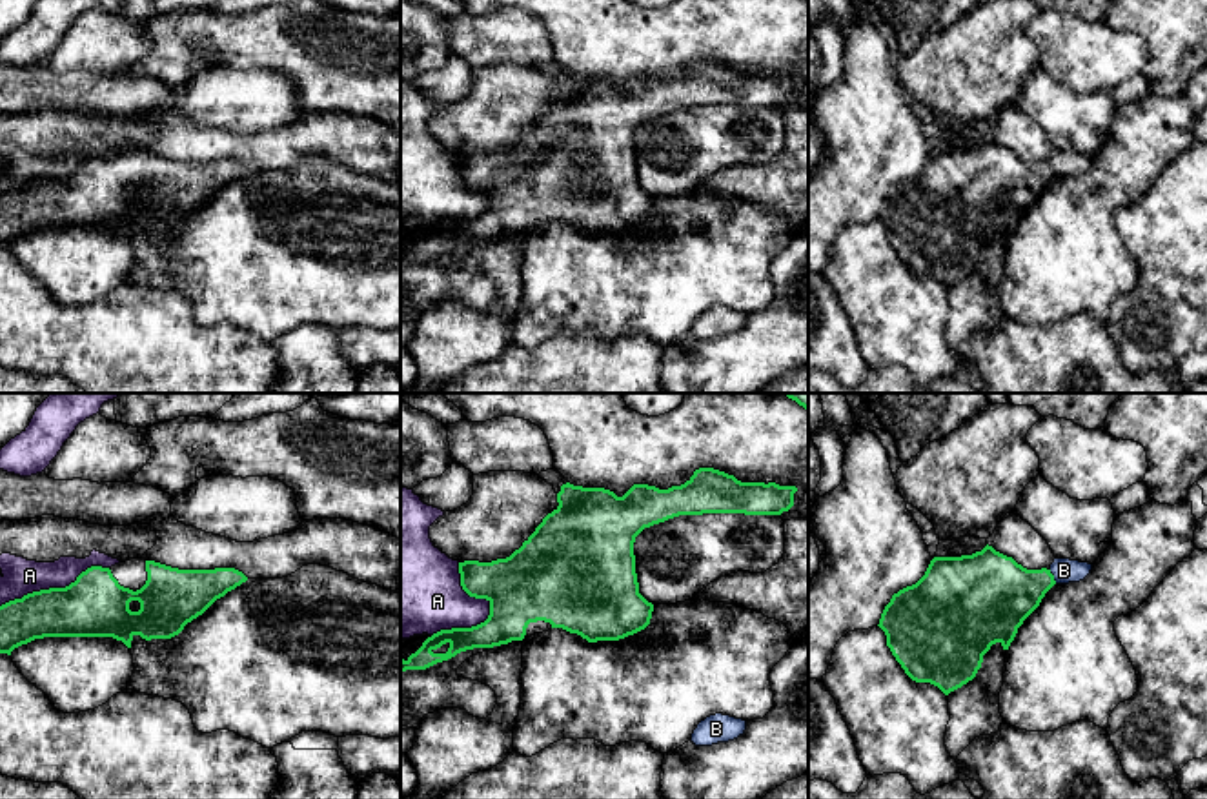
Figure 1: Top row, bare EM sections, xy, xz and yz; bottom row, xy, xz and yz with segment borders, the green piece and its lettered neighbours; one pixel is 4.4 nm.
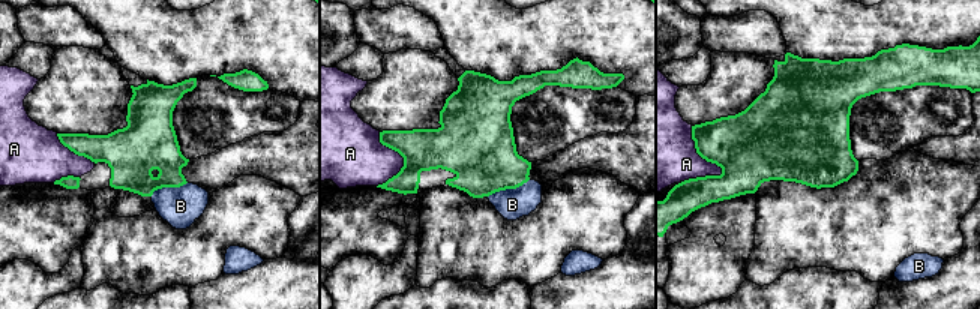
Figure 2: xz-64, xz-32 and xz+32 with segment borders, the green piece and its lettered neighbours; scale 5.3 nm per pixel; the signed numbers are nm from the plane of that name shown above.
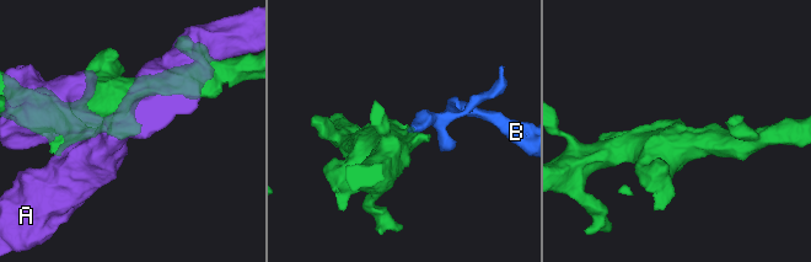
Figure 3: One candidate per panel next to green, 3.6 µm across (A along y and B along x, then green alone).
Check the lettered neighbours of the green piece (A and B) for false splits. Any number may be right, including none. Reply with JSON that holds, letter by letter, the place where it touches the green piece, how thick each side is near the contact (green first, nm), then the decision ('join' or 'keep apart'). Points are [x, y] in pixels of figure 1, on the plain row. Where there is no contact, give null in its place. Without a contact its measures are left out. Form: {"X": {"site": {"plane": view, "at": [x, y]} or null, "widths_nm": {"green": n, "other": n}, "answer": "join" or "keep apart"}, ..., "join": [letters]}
{"A": {"site": {"plane": "xz", "at": [490, 204]}, "widths_nm": {"green": 340, "other": 260}, "answer": "keep apart"}, "B": {"site": {"plane": "yz", "at": [1053, 168]}, "widths_nm": {"green": 320, "other": 110}, "answer": "join"}, "join": ["B"]}

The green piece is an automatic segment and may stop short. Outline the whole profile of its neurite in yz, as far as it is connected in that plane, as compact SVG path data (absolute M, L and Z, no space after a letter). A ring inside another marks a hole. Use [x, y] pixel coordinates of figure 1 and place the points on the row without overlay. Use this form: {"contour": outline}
{"contour": "M989 137L972 147L934 149L916 177L892 187L877 218L912 273L930 275L948 288L976 269L992 237L1009 242L1018 220L1054 177L1080 175L1090 162L1092 157L1070 151L1054 151L1049 162L1027 162Z"}

